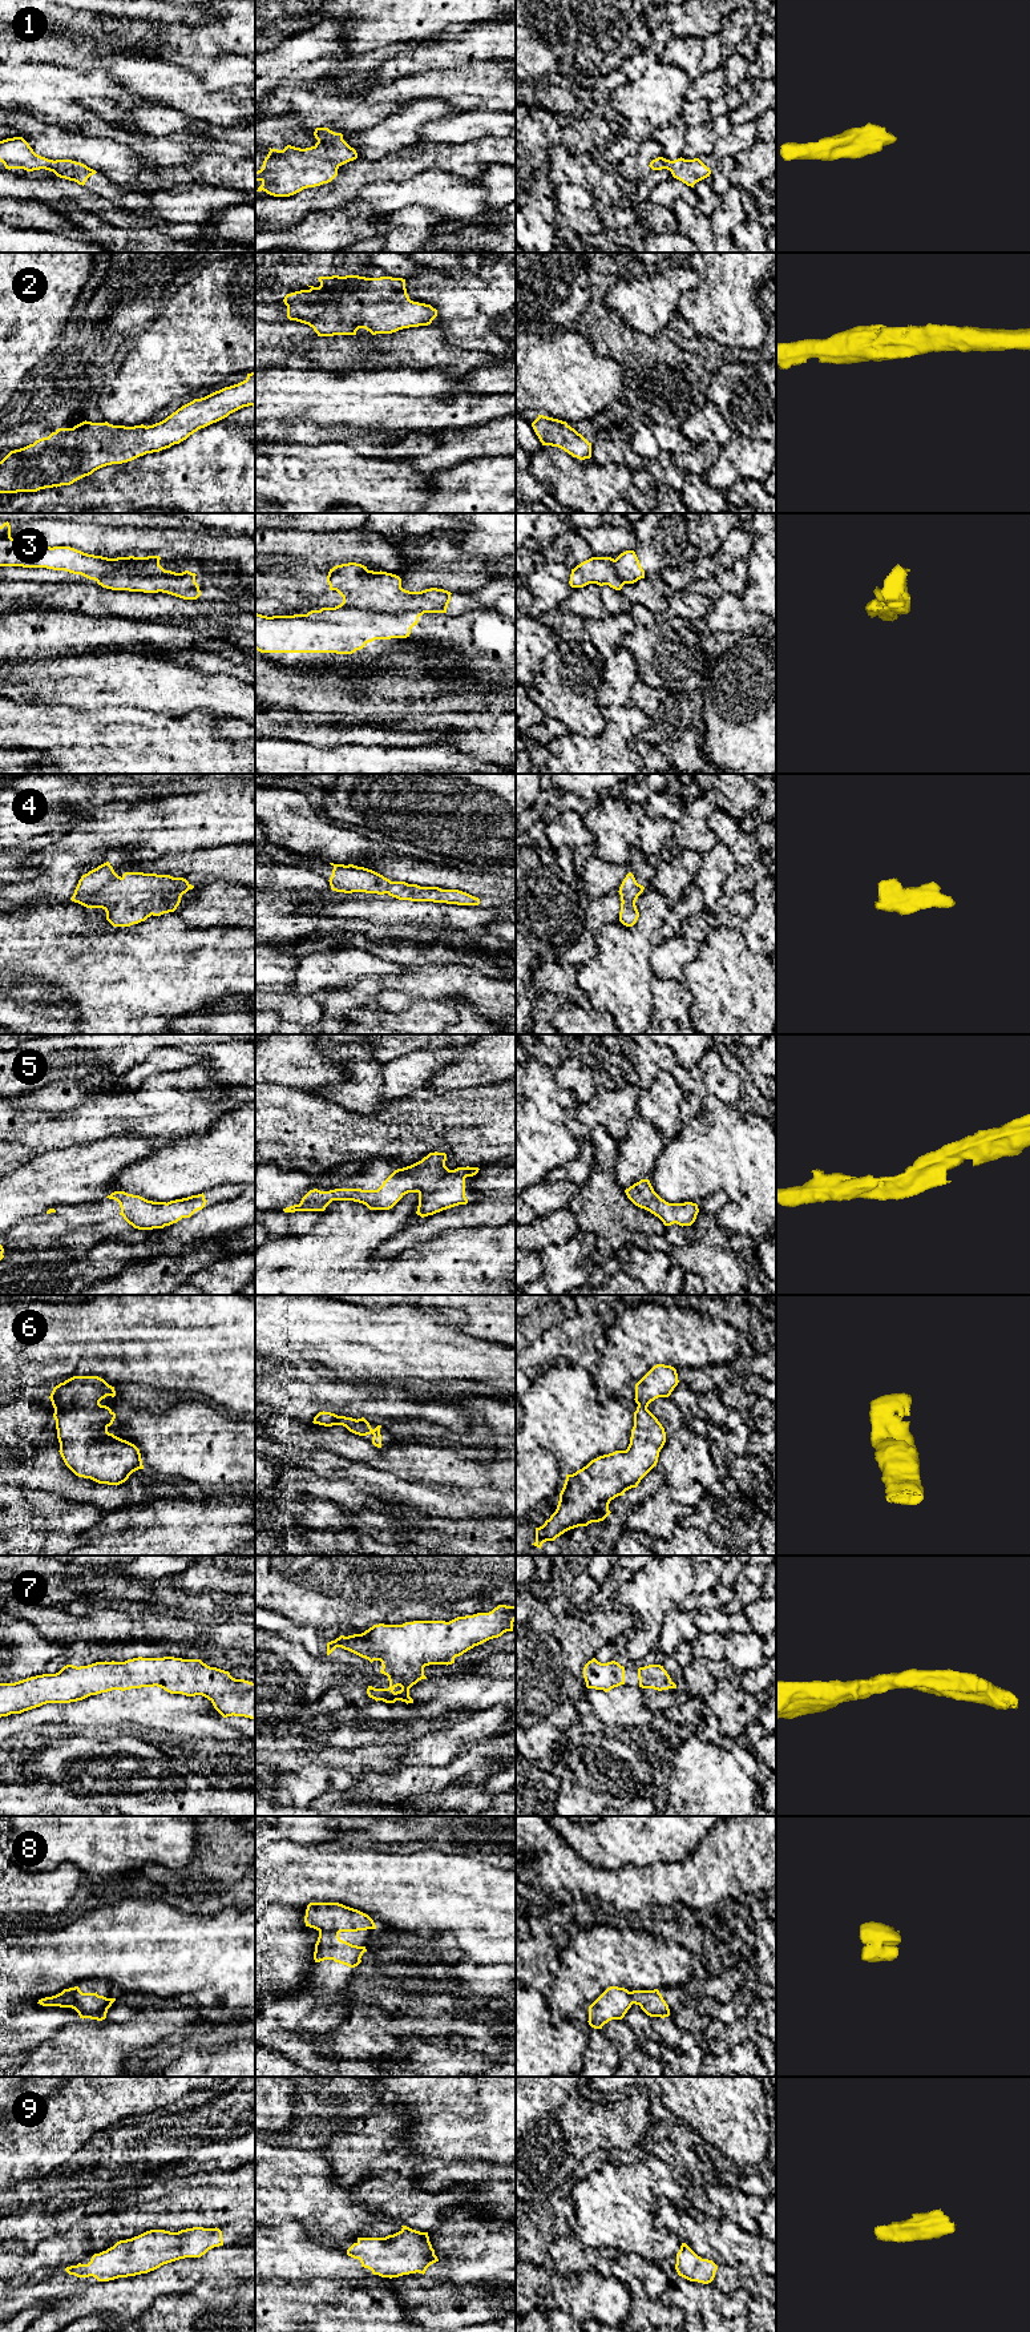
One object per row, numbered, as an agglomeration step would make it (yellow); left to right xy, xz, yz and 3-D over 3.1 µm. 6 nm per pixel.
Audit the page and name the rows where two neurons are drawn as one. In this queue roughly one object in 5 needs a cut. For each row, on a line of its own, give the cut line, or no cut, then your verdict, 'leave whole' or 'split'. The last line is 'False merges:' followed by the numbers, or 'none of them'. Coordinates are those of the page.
1: cut none; leave whole
2: cut none; leave whole
3: cut xz (335, 606), (355, 606), (372, 612), (391, 613), (424, 612); split
4: cut none; leave whole
5: cut none; leave whole
6: cut none; leave whole
7: cut none; leave whole
8: cut none; leave whole
9: cut none; leave whole
False merges: 3

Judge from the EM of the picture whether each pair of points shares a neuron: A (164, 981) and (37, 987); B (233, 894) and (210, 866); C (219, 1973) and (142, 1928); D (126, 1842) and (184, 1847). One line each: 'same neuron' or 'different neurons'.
A: different neurons
B: different neurons
C: same neuron
D: same neuron

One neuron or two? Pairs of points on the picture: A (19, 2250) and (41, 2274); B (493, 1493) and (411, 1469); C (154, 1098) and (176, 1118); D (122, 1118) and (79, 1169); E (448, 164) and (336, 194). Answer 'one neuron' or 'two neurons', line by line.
A: two neurons
B: one neuron
C: one neuron
D: two neurons
E: one neuron

